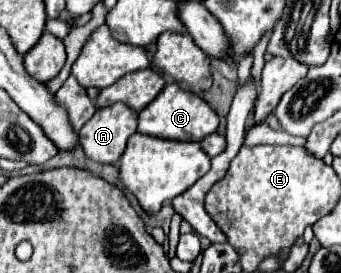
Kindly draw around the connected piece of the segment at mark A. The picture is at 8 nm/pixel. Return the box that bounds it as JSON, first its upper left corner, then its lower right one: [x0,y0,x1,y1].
[79,103,137,163]

